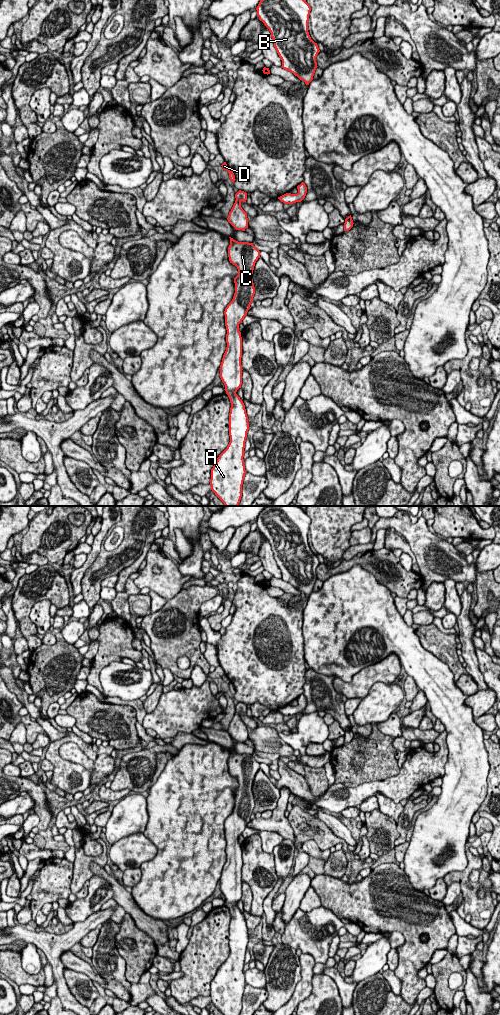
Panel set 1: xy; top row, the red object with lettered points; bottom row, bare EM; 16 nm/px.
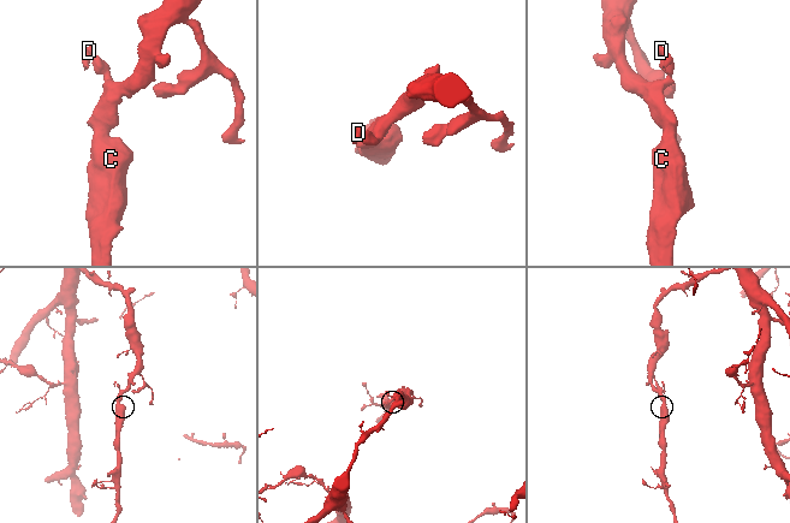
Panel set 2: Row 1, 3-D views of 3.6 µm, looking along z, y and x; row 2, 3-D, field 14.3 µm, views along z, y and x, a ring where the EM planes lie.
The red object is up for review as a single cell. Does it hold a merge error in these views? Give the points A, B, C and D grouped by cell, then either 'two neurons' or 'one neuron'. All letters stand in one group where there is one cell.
groups A B C / D; two neurons

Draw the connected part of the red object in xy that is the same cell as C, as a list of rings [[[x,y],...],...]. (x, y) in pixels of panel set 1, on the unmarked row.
[[[230,750],[228,769],[238,781],[234,790],[235,805],[224,823],[226,863],[220,877],[220,890],[231,915],[229,925],[230,954],[219,967],[211,981],[211,1002],[223,1015],[240,1015],[242,997],[246,986],[244,960],[249,942],[245,917],[236,906],[242,897],[242,849],[239,836],[247,827],[255,806],[252,786],[260,763],[248,754],[238,754]]]

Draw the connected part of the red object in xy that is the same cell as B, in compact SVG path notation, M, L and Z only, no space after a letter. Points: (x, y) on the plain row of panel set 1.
M269 506L260 512L256 522L259 532L264 535L271 545L274 559L282 572L281 579L303 592L306 597L309 597L318 579L316 569L320 564L317 555L311 551L308 544L310 517L299 506Z

